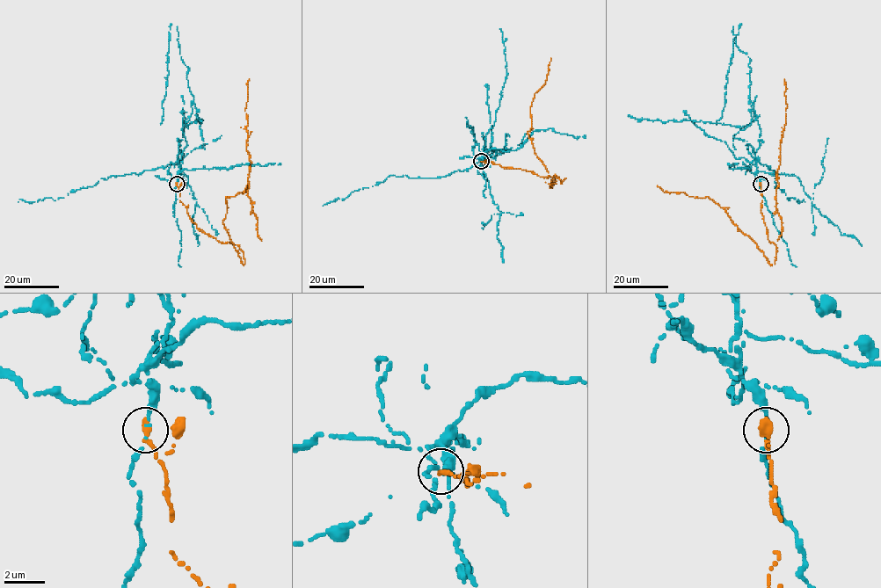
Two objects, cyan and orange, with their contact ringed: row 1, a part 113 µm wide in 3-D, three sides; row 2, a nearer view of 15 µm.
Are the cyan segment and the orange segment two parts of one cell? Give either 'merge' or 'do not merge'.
do not merge

